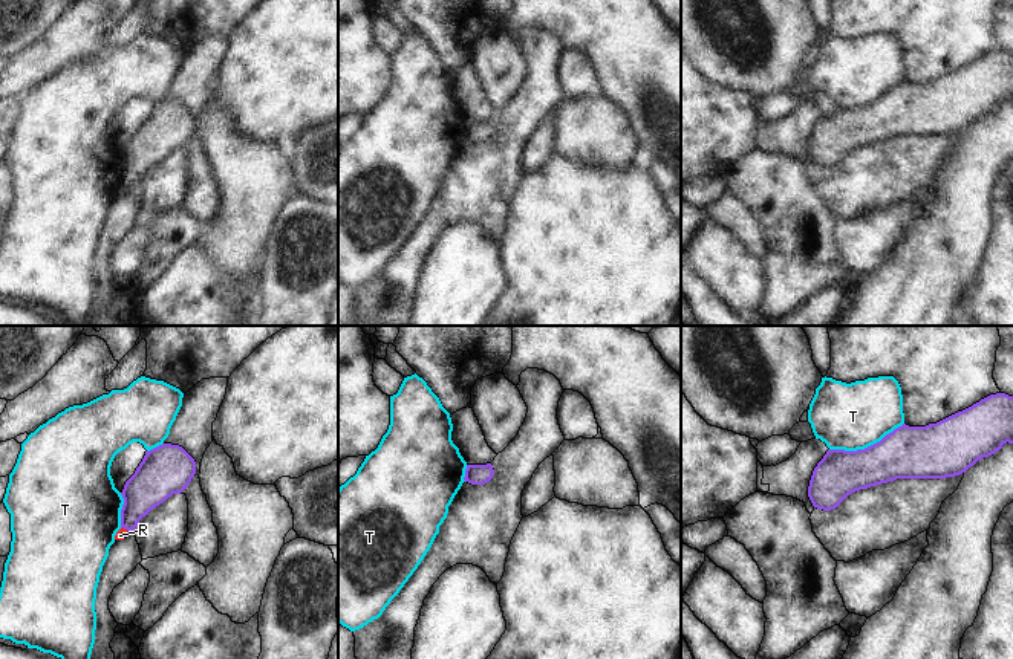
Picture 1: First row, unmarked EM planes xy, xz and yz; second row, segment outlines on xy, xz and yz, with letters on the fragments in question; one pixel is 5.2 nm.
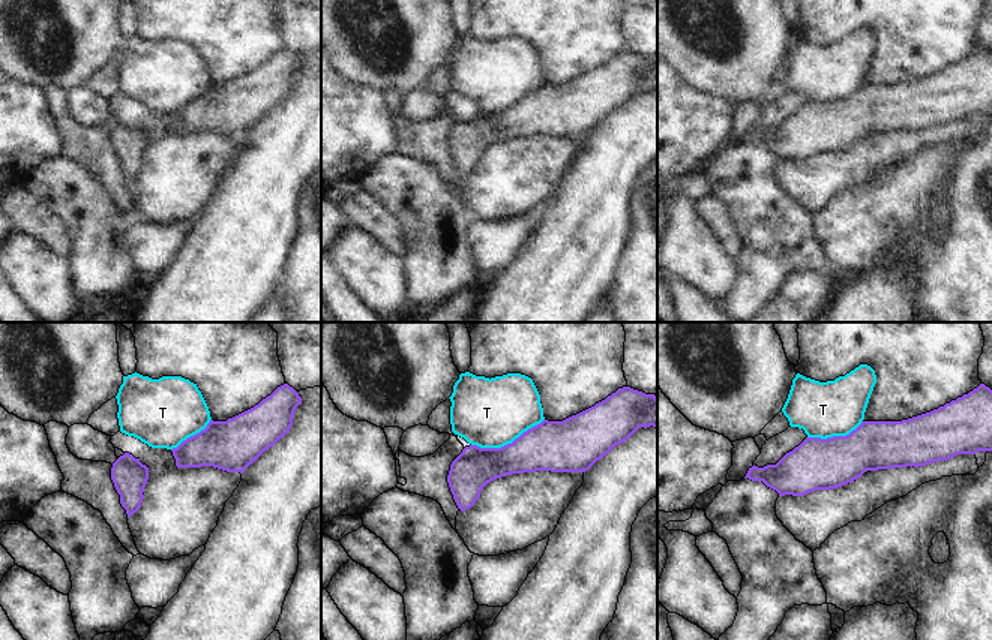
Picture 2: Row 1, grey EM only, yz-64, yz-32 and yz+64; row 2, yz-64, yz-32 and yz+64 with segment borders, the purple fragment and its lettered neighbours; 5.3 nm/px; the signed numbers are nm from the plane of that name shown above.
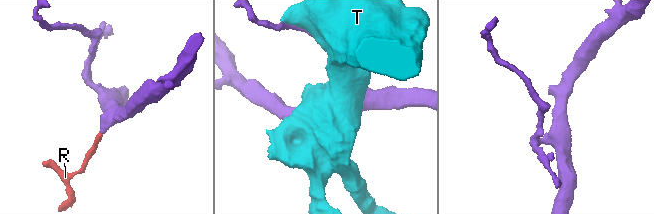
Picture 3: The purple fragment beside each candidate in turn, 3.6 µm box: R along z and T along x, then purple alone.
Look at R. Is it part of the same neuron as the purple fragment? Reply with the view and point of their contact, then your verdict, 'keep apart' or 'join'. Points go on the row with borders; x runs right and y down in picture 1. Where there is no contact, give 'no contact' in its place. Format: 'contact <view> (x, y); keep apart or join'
contact xy (124, 528); join

